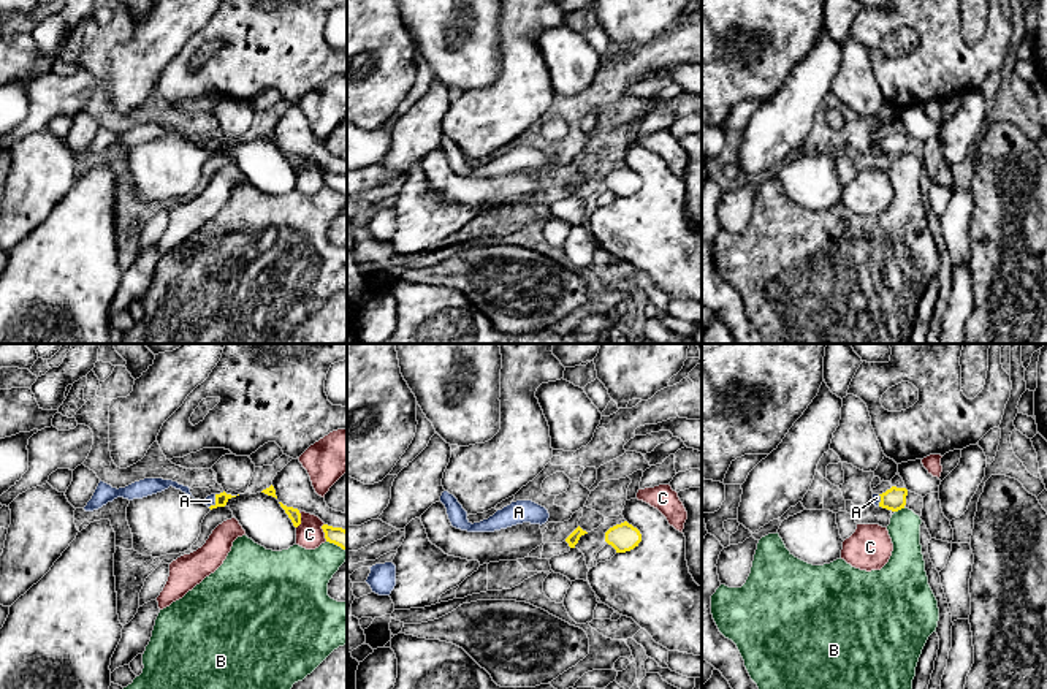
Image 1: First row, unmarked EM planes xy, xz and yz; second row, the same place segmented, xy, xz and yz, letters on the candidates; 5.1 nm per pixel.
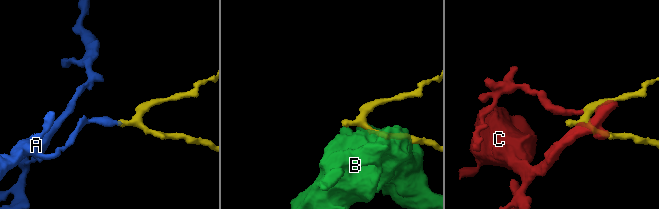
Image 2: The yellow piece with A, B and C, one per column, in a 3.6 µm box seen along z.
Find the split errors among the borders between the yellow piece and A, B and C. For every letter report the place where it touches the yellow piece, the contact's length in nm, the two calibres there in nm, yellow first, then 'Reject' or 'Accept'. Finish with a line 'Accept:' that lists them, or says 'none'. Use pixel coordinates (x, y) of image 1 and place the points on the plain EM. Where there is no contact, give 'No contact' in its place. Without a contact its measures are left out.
A: Touches yellow at xy (216, 146). Shared border 80 nm. Thickness 60 nm (yellow) against 50 nm. Accept
B: Touches yellow at yz (900, 154). Shared border 60 nm. Thickness 120 nm (yellow) against 160 nm. Reject
C: Touches yellow at xy (300, 165). Shared border 100 nm. Thickness 60 nm (yellow) against 140 nm. Reject
Accept: A

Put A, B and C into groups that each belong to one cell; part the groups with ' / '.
A / B / C

